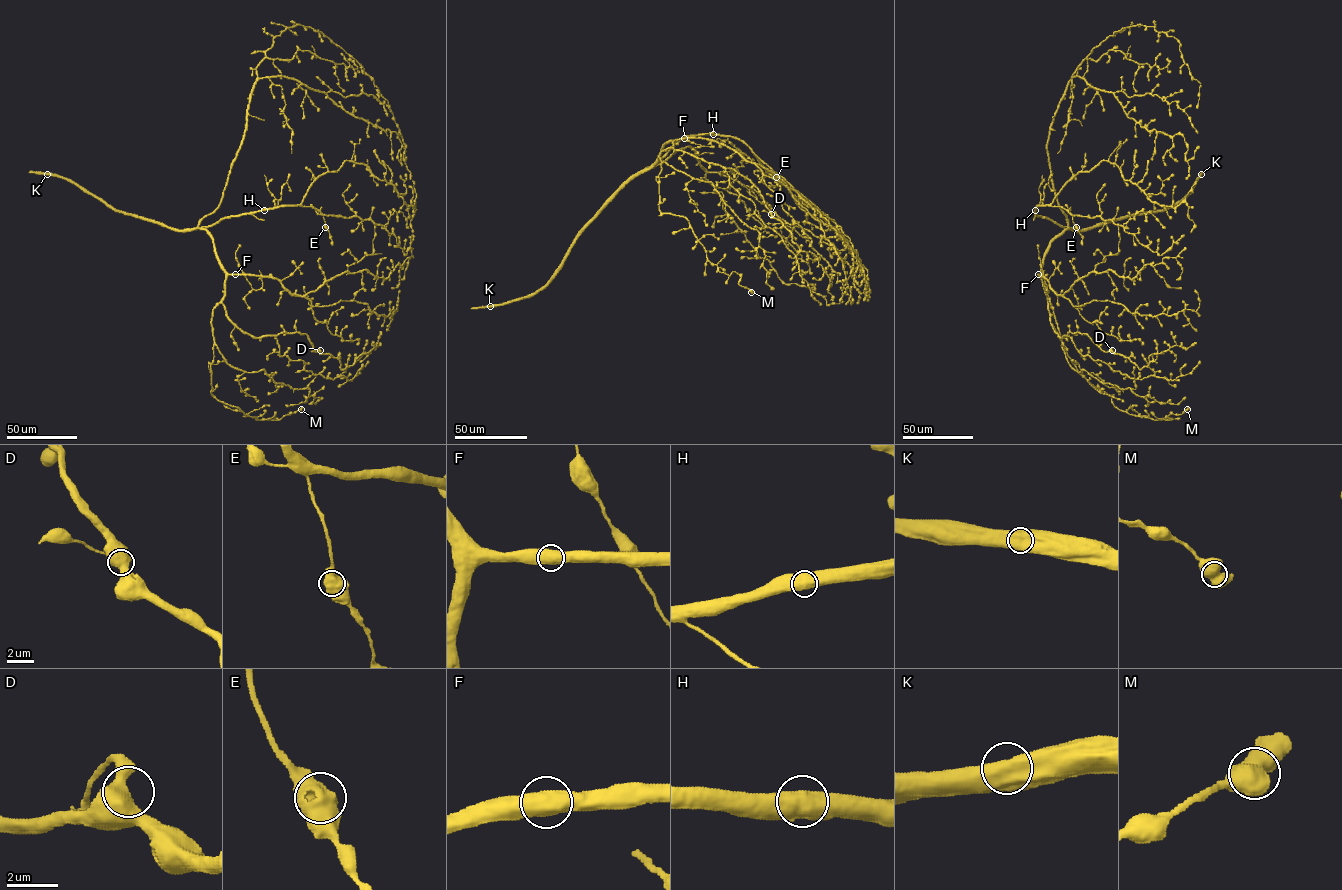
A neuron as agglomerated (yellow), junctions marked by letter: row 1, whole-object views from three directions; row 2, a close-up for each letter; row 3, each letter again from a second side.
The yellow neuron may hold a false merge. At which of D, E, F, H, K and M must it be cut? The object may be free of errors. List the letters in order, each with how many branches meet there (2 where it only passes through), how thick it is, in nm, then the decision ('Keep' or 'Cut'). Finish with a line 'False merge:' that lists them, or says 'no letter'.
D: Branches: 2. Thickness 700 nm. Keep
E: Branches: 2. Thickness 750 nm. Keep
F: Branches: 2. Thickness 750 nm. Keep
H: Branches: 2. Thickness 750 nm. Keep
K: Branches: 2. Thickness 750 nm. Keep
M: Branches: 2. Thickness 750 nm. Keep
False merge: no letter

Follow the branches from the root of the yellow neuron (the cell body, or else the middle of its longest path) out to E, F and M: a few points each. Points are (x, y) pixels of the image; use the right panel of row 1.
E: (1060, 208), (1068, 228), (1035, 213), (1038, 206), (1062, 207), (1072, 216), (1076, 227)
F: (1060, 208), (1068, 228), (1051, 242), (1038, 274)
M: (1060, 208), (1068, 228), (1051, 242), (1041, 280), (1071, 362), (1129, 414), (1171, 420), (1171, 414), (1187, 409)

